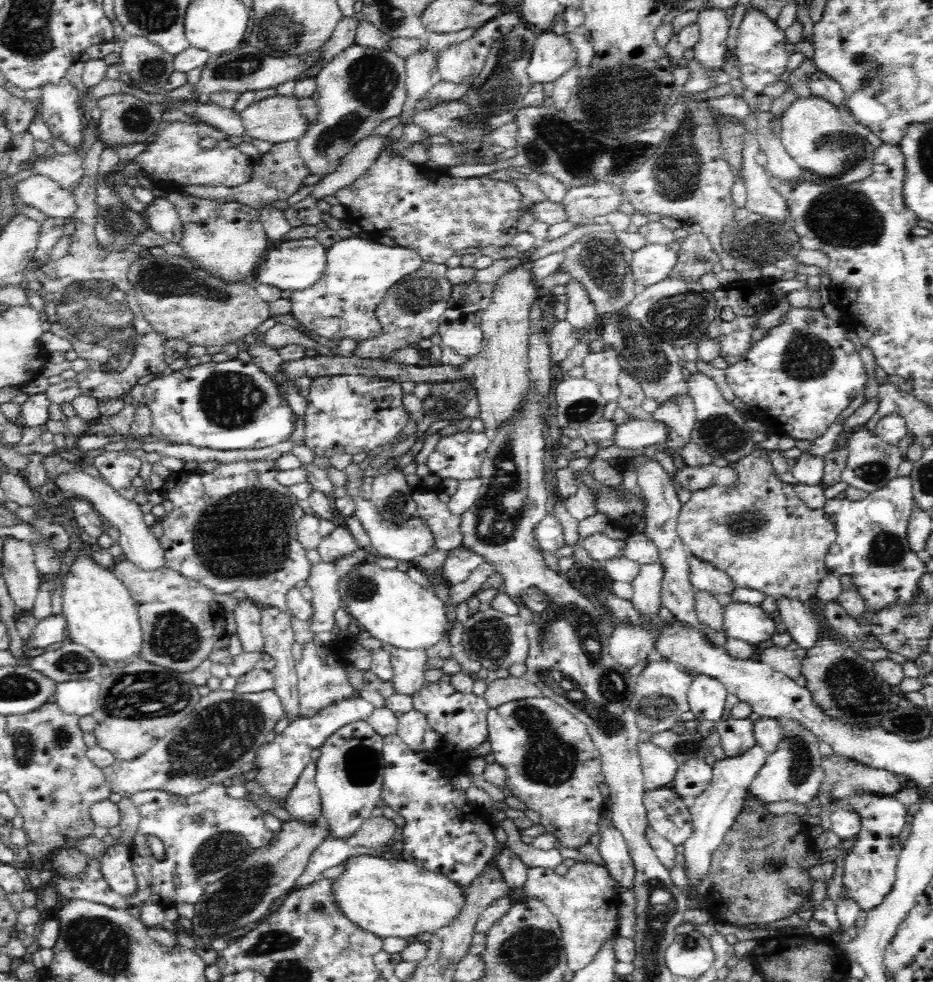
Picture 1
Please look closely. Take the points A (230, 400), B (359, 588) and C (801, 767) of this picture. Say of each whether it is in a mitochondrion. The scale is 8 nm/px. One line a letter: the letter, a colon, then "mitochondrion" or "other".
A: mitochondrion
B: mitochondrion
C: mitochondrion

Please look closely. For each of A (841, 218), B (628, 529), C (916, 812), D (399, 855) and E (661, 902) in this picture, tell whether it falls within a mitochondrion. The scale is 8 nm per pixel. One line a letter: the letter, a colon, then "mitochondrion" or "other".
A: mitochondrion
B: other
C: other
D: other
E: mitochondrion

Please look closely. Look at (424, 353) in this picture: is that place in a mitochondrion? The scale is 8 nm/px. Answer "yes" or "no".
no

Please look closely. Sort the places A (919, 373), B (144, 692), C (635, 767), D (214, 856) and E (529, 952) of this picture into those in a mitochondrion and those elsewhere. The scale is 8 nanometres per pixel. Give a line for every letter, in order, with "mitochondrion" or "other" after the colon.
A: other
B: mitochondrion
C: other
D: mitochondrion
E: mitochondrion

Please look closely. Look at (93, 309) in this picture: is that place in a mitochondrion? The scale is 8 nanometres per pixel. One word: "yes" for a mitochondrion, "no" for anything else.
yes

